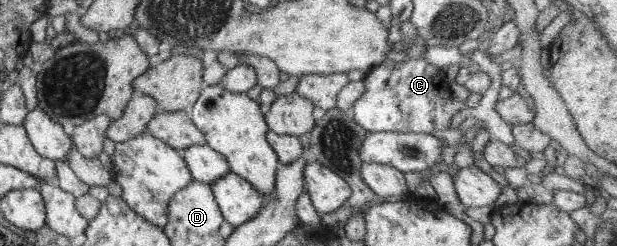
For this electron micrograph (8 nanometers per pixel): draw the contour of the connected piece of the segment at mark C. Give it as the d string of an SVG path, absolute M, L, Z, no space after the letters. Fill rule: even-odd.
M424 59L401 62L386 61L363 78L365 92L352 108L352 115L367 132L423 133L447 129L451 118L463 104L451 97L450 81L440 67Z

